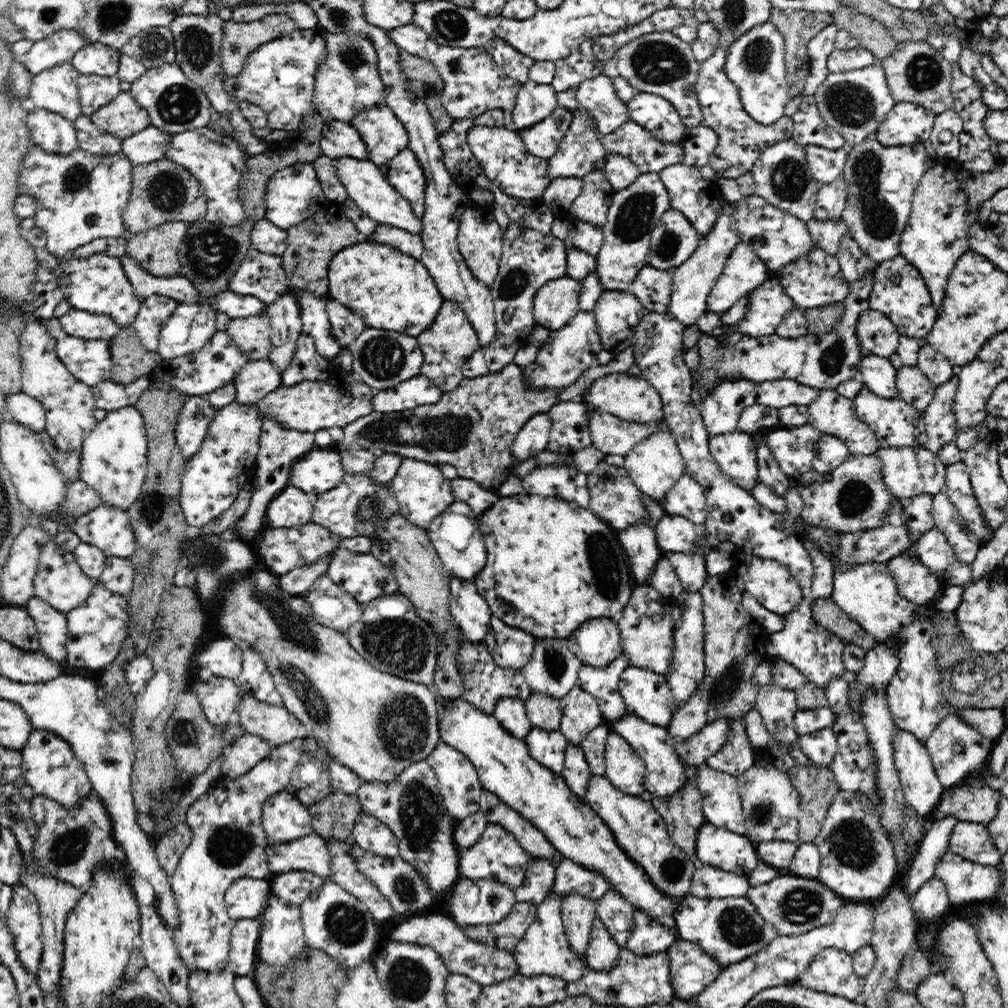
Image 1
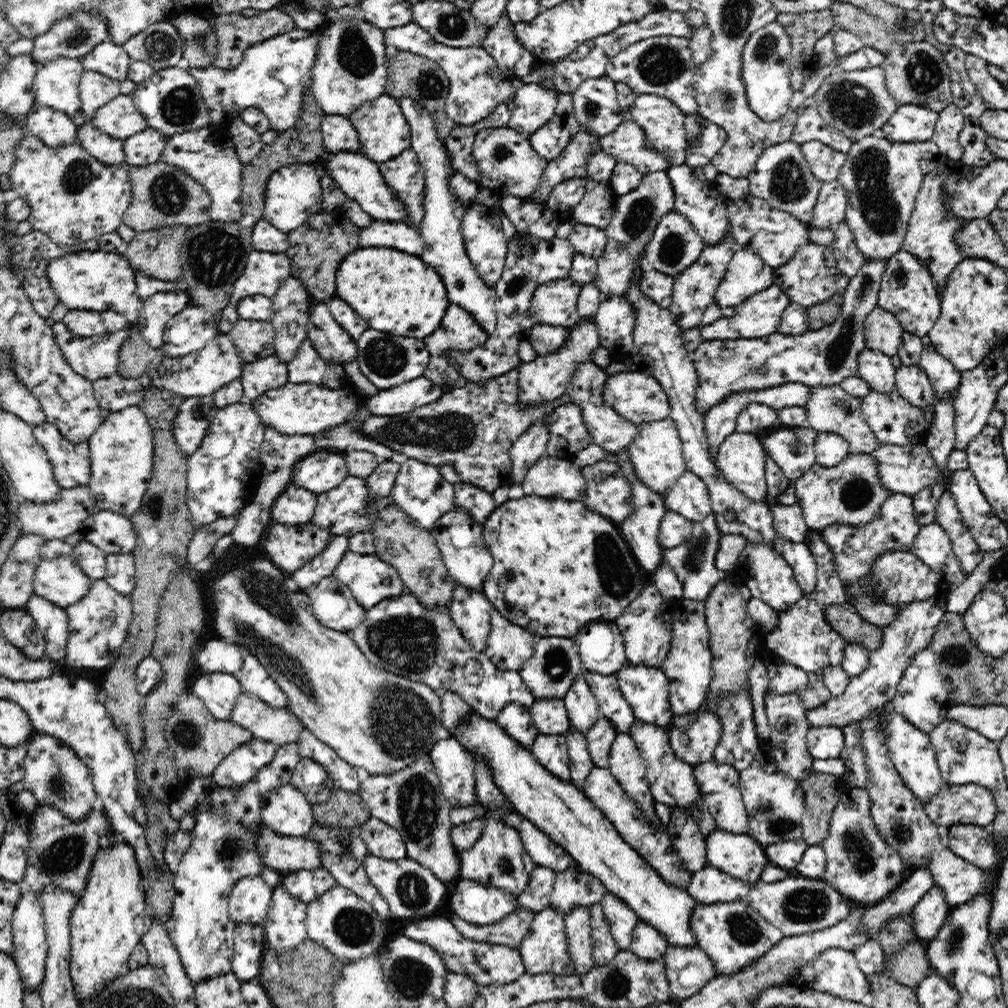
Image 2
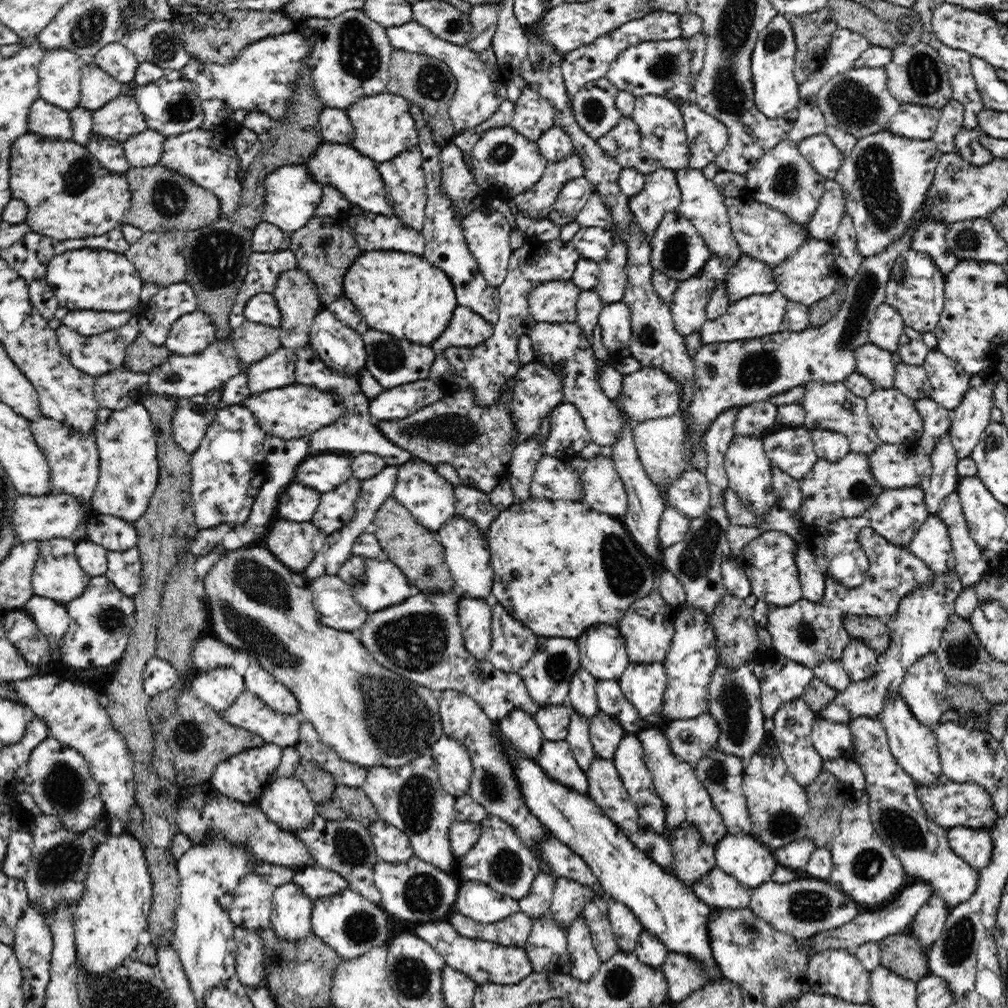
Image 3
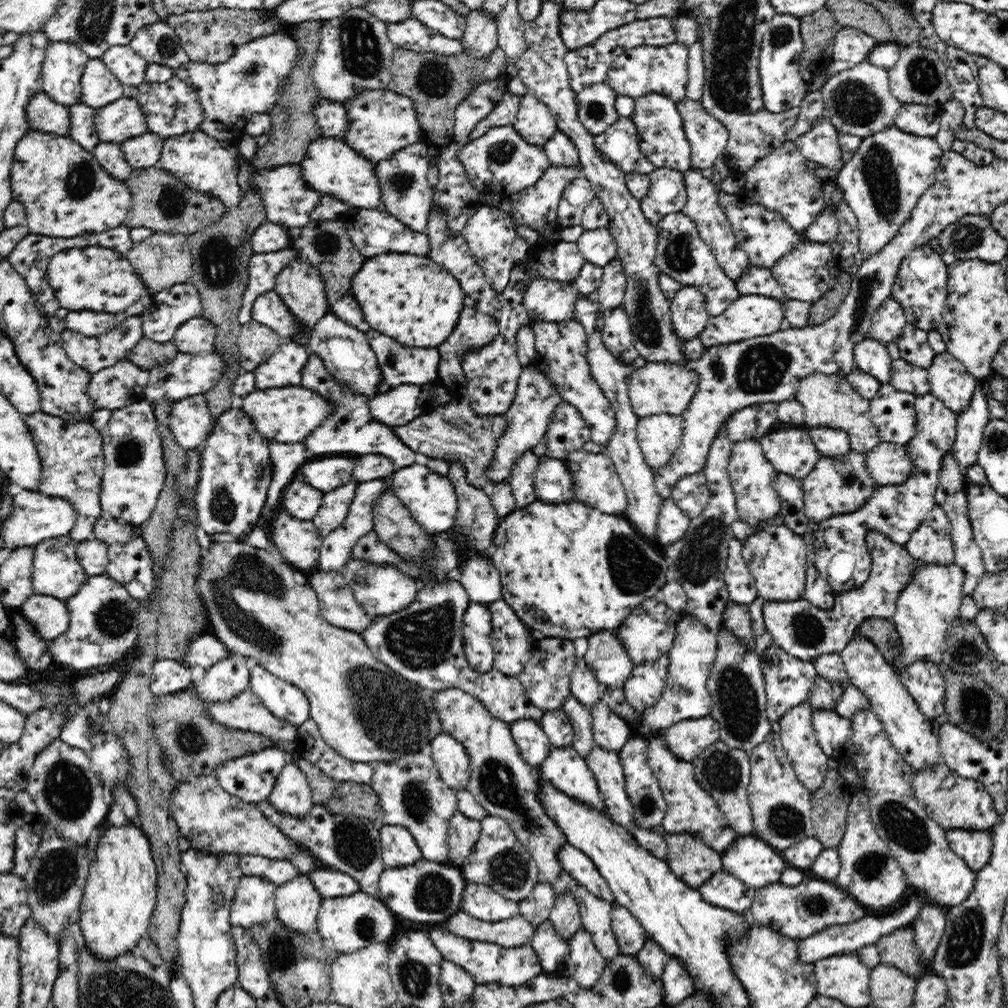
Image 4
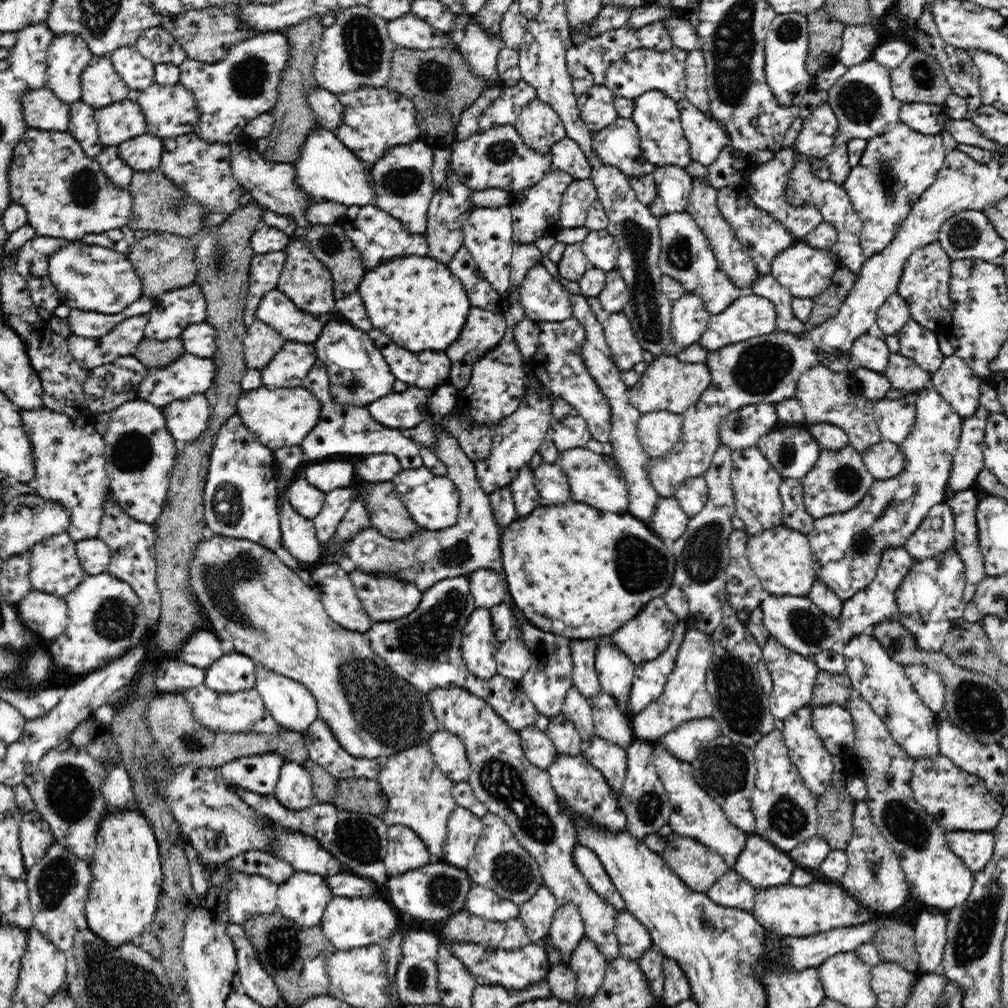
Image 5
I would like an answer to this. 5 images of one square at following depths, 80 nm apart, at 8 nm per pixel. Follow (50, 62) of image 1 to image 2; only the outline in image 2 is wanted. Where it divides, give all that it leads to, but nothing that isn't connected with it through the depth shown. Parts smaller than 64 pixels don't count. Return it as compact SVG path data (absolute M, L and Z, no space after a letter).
M76 14L64 18L54 24L52 30L34 39L31 56L37 67L56 58L80 59L108 38L105 22L99 16Z

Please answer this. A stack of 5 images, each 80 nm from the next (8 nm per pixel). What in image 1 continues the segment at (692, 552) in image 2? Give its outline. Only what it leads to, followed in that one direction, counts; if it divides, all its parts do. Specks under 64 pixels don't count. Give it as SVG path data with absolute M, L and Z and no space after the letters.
M698 552L690 556L686 554L667 554L666 556L675 568L683 588L690 592L699 592L704 580L708 578L708 573L704 571L704 564L709 560L709 554Z

